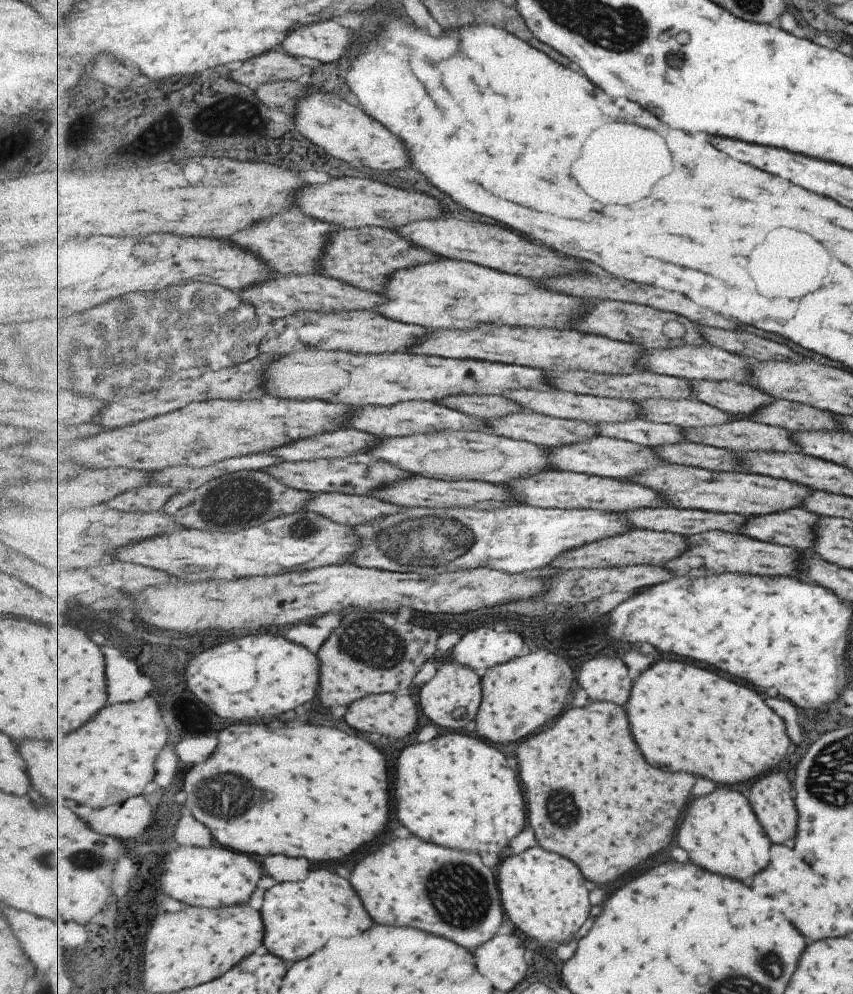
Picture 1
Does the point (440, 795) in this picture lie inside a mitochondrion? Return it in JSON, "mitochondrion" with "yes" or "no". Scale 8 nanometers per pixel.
{"mitochondrion":"no"}

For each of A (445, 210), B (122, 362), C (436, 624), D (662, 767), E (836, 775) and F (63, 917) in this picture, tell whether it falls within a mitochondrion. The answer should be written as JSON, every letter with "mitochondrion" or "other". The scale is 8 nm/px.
{"A":"other","B":"mitochondrion","C":"other","D":"other","E":"mitochondrion","F":"other"}

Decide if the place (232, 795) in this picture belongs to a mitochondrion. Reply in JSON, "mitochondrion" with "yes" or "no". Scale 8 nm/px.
{"mitochondrion":"yes"}

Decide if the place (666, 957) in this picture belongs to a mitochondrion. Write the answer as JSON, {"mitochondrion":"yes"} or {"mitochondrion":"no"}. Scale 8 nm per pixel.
{"mitochondrion":"no"}

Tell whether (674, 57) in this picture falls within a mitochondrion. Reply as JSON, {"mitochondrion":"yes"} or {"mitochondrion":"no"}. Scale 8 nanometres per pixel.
{"mitochondrion":"yes"}

